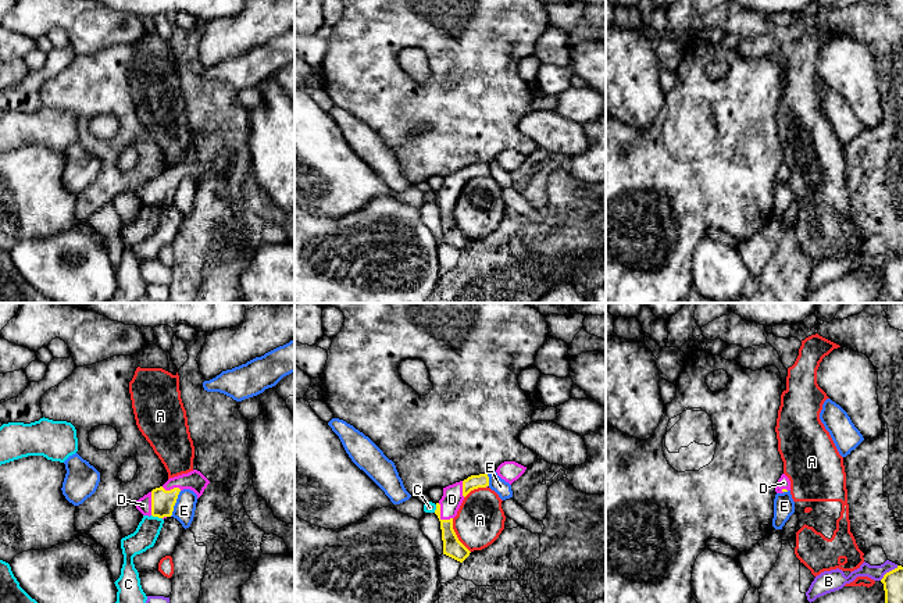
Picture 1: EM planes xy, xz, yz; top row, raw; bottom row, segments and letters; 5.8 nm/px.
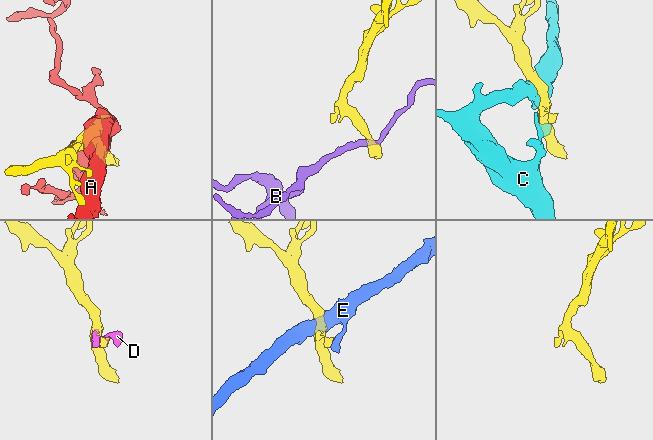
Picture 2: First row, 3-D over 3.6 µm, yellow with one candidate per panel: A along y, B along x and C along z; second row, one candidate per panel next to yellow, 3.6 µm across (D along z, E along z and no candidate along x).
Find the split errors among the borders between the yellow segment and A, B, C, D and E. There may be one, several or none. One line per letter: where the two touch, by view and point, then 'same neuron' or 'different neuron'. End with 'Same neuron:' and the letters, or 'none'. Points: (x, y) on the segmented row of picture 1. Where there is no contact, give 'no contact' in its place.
A: contact xz (456, 535); different neuron
B: contact yz (889, 571); different neuron
C: contact xy (157, 516); different neuron
D: contact xz (439, 516); same neuron
E: contact xy (175, 502); different neuron
Same neuron: D

